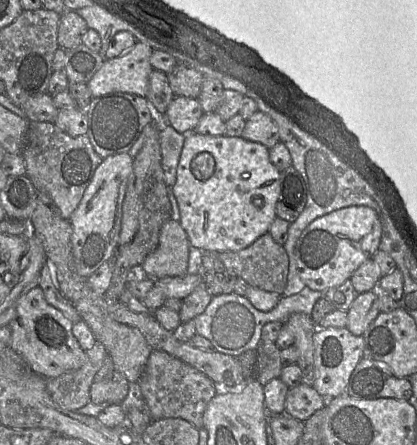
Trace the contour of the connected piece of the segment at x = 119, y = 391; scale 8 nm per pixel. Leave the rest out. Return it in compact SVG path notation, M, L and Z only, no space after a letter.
M107 355L91 384L90 401L100 405L121 404L128 393L129 384Z

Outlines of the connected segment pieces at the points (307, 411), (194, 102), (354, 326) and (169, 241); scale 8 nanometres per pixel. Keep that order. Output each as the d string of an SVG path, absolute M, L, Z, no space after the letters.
M300 384L289 388L285 400L285 414L305 422L316 411L326 406L326 399L313 386Z
M175 96L170 103L164 121L182 134L195 131L204 111L198 99Z
M378 290L360 293L347 311L347 329L355 336L363 336L379 315L380 293Z
M171 218L161 227L159 243L141 266L149 277L157 280L188 273L191 243L179 220Z

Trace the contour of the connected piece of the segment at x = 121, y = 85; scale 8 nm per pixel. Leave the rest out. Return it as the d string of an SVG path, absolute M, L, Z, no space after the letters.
M136 43L132 49L112 59L105 59L87 86L92 97L122 92L146 97L149 76L153 71L150 58L153 50Z

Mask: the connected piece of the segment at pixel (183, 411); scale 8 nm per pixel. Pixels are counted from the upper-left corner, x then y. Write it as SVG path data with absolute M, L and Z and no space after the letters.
M153 350L139 382L148 413L153 420L182 418L197 429L204 428L205 410L217 394L214 382L204 373L163 350Z

